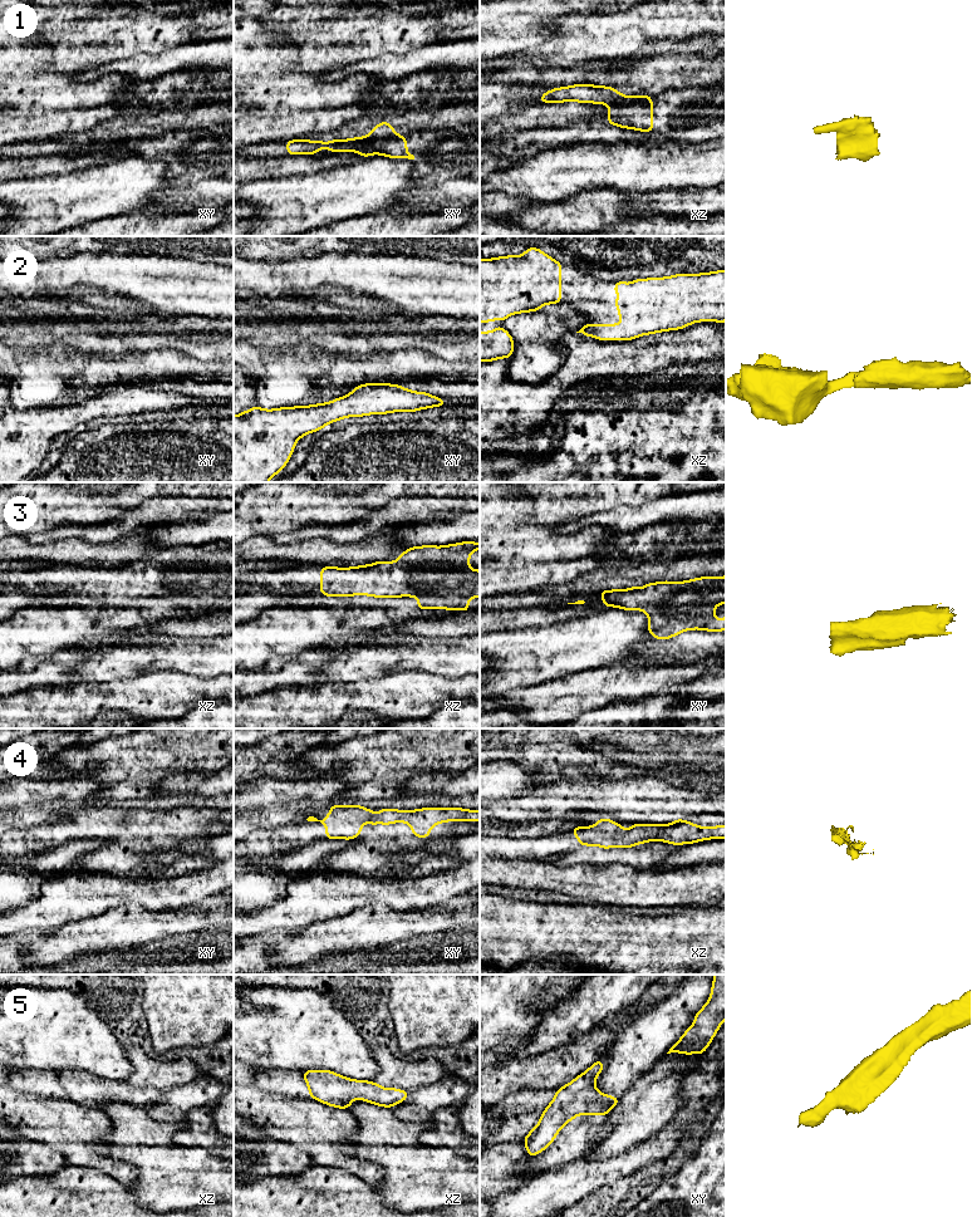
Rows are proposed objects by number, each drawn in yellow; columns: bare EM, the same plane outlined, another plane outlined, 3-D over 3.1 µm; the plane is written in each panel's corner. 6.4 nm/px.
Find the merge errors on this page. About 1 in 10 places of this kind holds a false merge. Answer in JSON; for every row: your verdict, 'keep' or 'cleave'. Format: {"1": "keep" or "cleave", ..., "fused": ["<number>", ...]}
{"1": "cleave", "2": "keep", "3": "keep", "4": "keep", "5": "keep", "fused": ["1"]}

